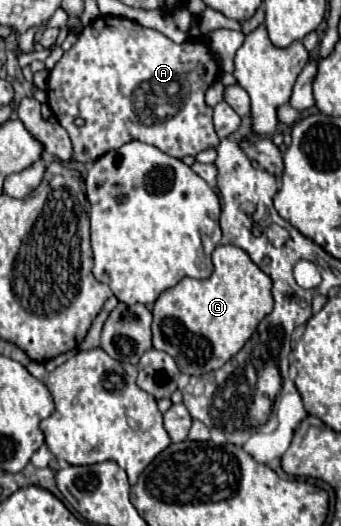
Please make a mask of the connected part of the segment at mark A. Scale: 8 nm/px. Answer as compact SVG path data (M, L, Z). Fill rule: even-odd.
M100 16L78 34L78 42L64 52L62 60L50 70L46 94L50 110L72 140L74 158L78 162L94 162L130 140L142 140L174 158L184 158L210 146L218 146L218 136L212 124L212 108L204 102L204 92L218 78L218 72L218 60L204 40L174 44L158 30L144 28L134 20ZM78 116L84 116L84 126L74 124L74 118Z

